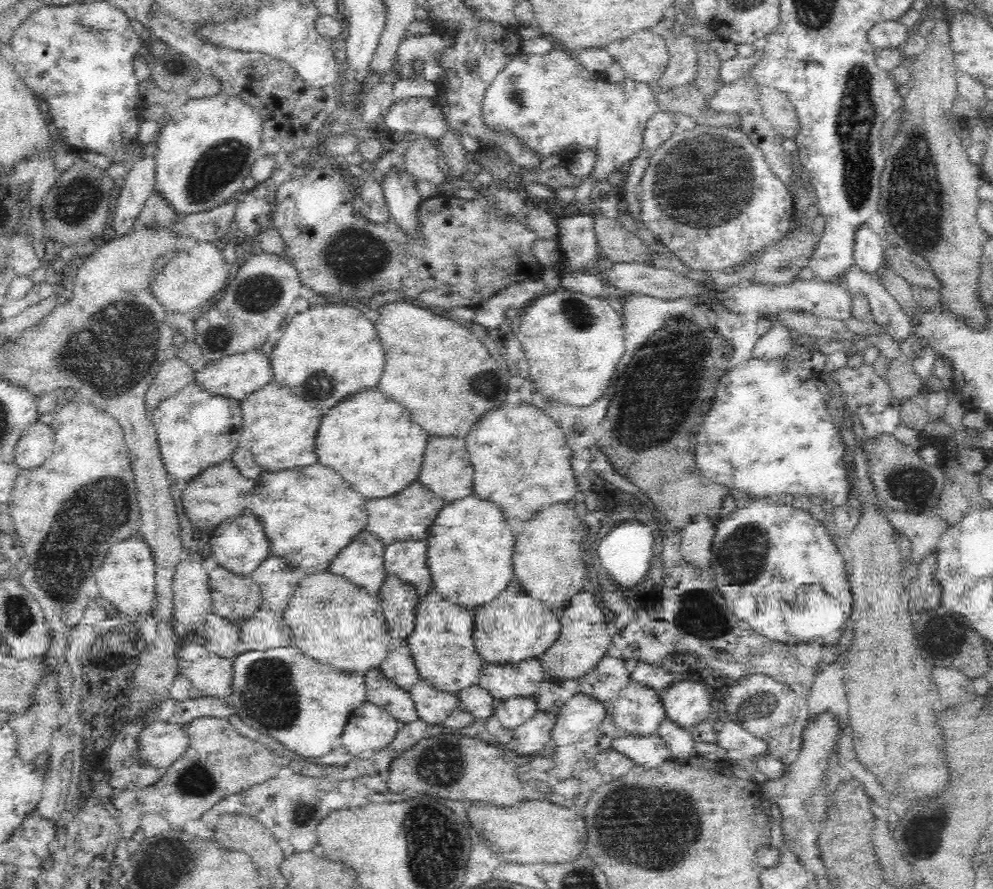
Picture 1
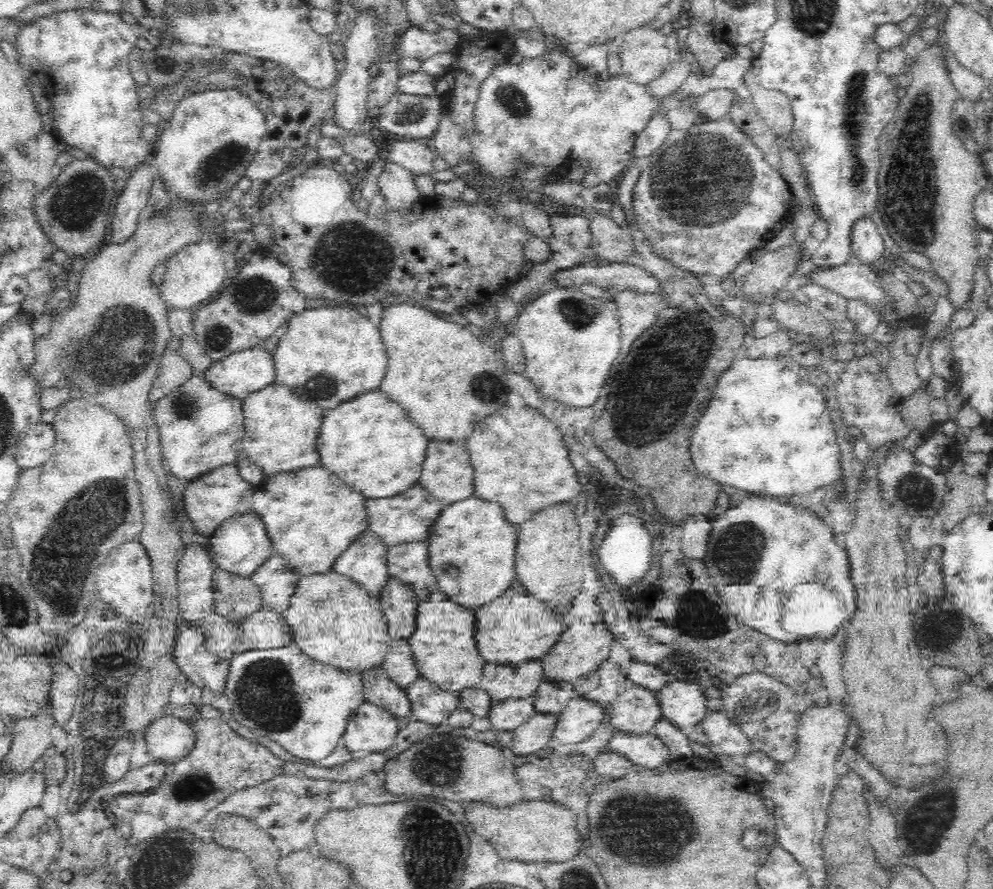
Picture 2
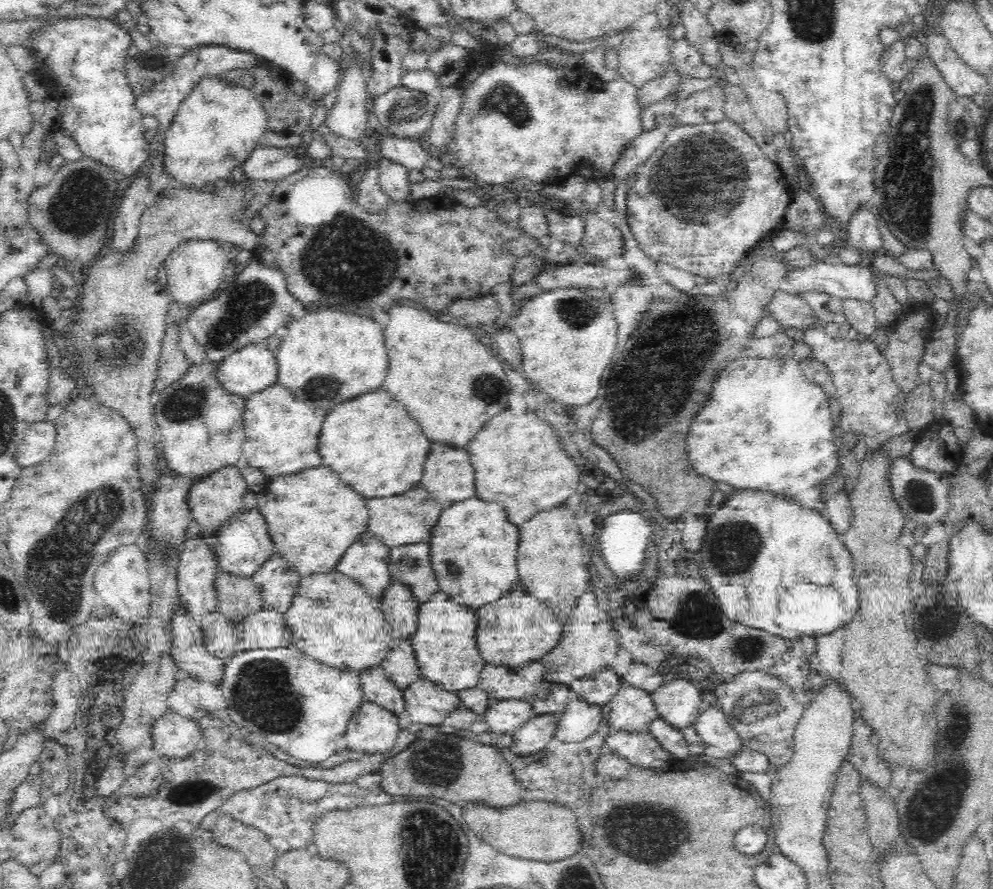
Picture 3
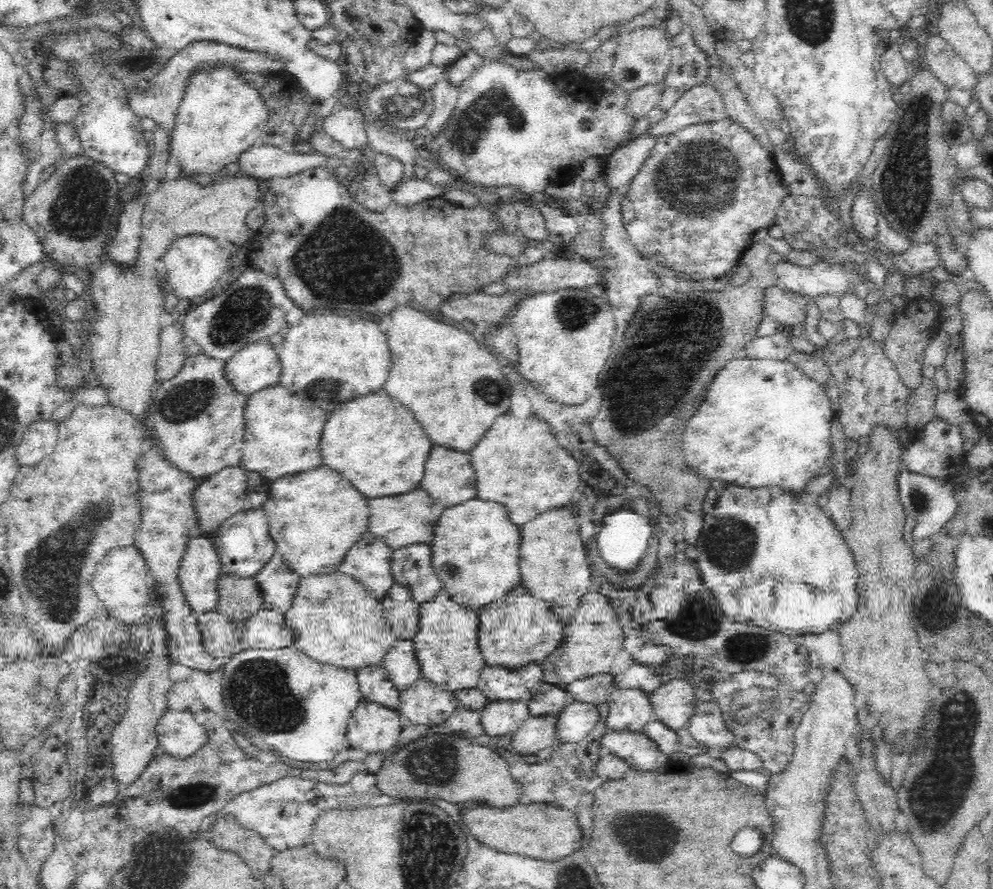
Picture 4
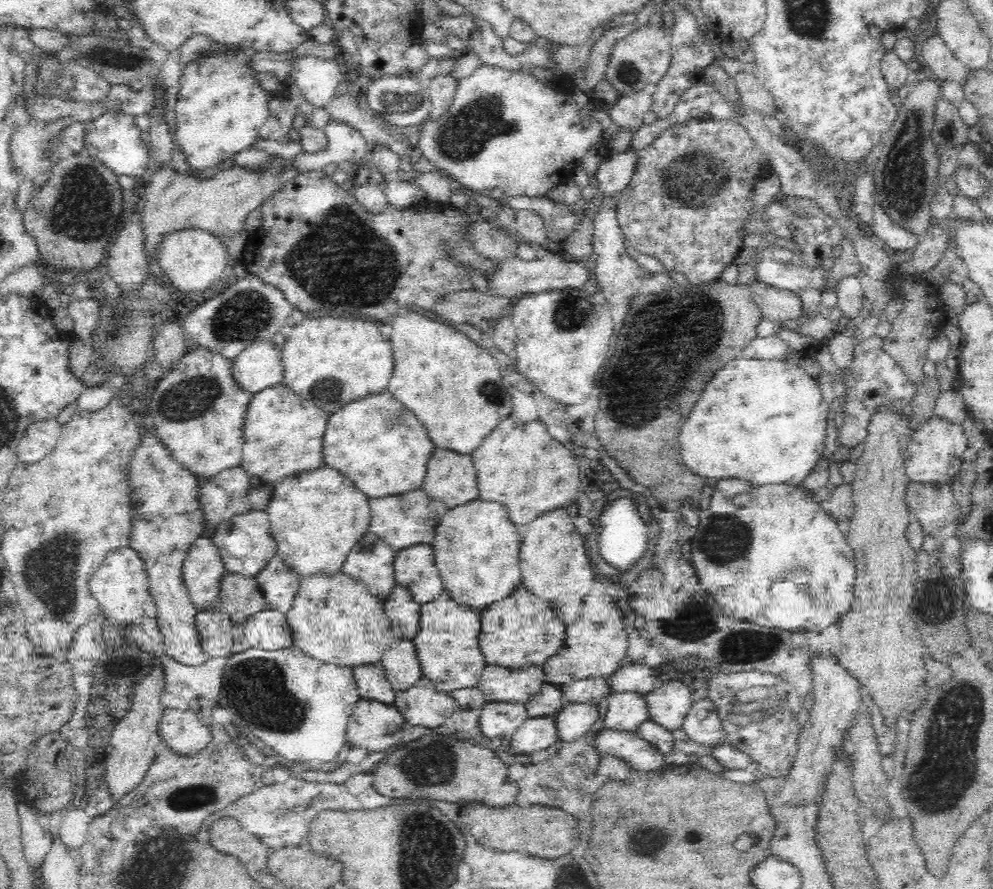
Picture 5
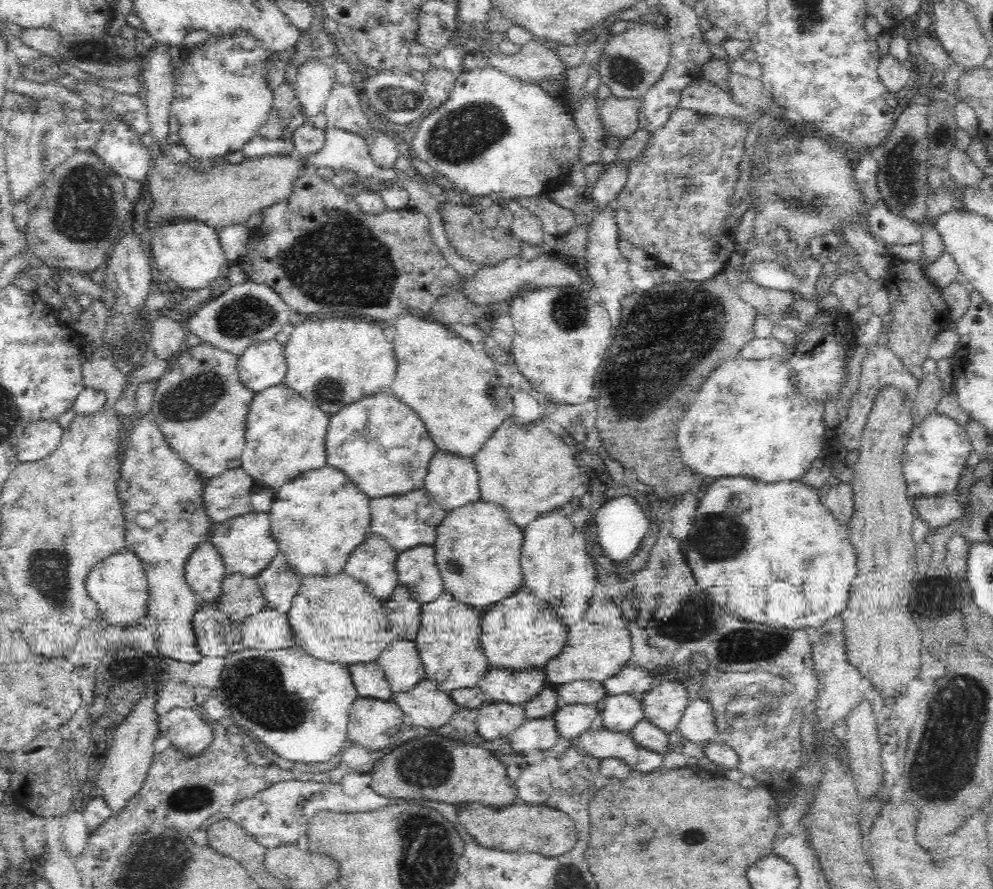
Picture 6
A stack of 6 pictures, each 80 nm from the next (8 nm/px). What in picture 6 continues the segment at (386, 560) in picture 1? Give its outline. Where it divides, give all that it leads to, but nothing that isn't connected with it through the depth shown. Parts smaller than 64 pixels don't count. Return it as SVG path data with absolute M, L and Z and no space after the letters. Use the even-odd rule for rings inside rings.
M418 545L401 551L395 569L399 584L406 587L412 598L422 605L436 600L445 591L433 545Z

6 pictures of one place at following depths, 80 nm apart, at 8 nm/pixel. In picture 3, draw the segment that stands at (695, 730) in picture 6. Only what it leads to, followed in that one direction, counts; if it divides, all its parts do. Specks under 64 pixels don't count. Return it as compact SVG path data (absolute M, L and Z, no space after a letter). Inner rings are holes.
M710 706L702 712L694 722L696 732L700 732L702 742L710 746L718 746L730 754L746 749L742 737L728 723L728 718L719 706Z

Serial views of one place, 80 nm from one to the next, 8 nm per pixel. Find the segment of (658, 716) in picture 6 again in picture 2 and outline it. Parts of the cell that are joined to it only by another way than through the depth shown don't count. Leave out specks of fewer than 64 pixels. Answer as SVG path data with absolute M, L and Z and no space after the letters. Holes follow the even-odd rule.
M670 682L656 691L662 716L680 729L690 729L702 720L708 712L708 696L698 684L692 682Z

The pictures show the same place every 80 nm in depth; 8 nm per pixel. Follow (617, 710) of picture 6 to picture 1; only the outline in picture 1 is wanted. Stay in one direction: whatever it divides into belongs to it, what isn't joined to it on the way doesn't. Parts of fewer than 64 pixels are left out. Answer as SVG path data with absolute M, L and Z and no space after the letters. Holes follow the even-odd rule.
M633 678L612 702L612 718L621 734L654 735L667 719L659 691L641 685Z

